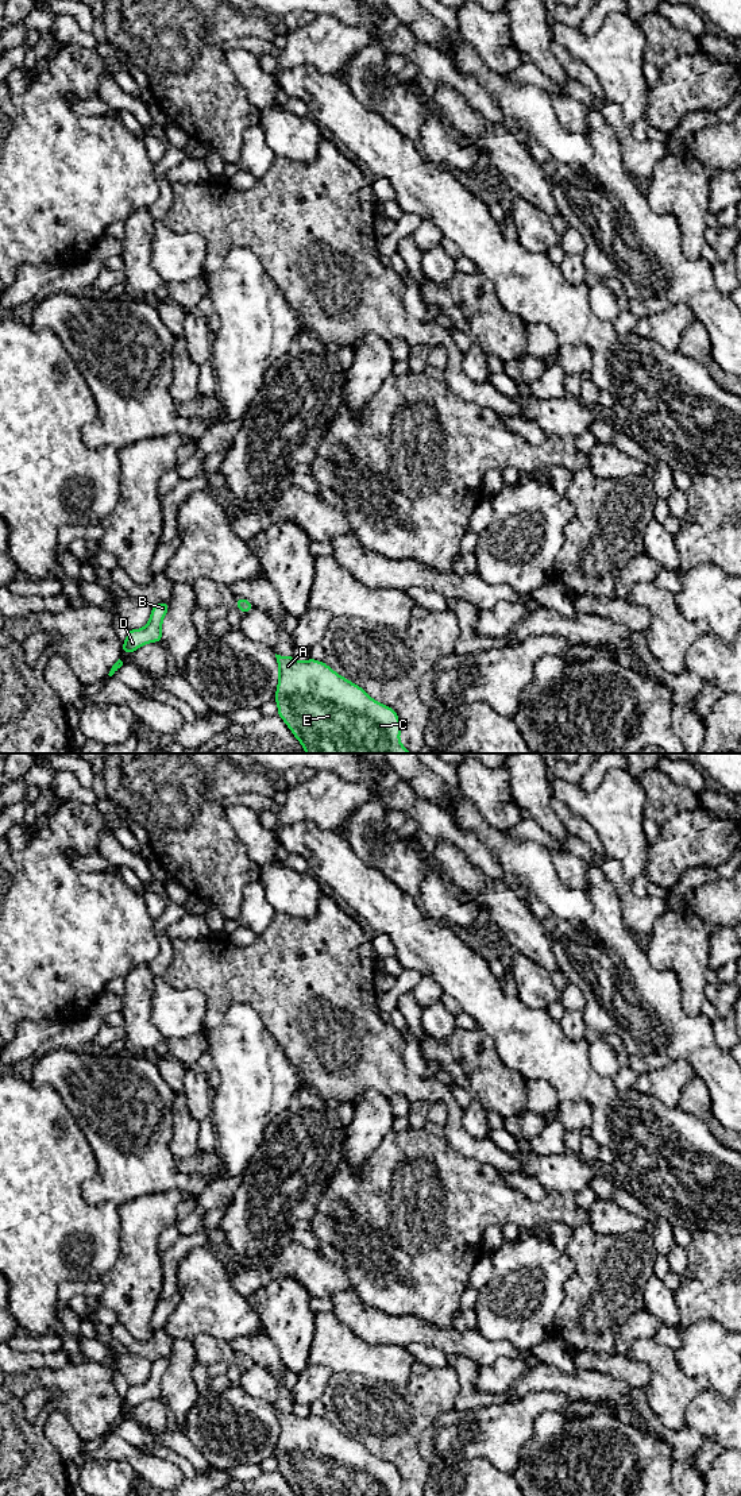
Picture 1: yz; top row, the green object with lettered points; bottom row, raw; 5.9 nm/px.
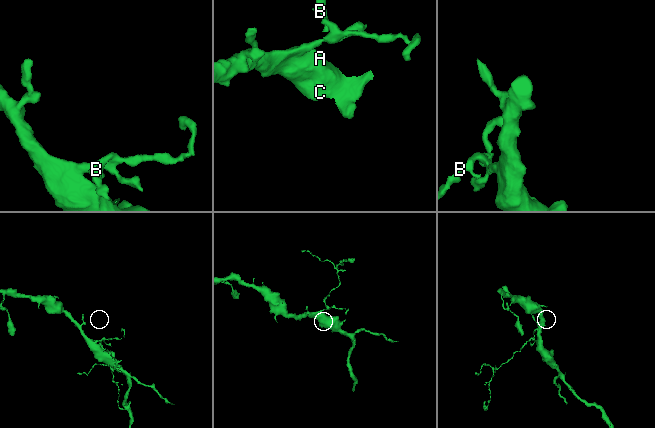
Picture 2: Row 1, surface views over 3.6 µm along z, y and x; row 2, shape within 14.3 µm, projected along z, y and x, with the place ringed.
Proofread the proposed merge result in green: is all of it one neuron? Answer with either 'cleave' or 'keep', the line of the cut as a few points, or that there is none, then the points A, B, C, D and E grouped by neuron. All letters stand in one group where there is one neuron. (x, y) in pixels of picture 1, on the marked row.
keep; no cut; A B C D E

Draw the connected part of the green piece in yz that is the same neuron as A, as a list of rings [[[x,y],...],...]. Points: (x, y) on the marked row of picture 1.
[[[277,655],[278,716],[301,743],[306,753],[412,753],[400,741],[402,729],[397,713],[373,699],[360,686],[350,682],[323,662],[300,662]]]

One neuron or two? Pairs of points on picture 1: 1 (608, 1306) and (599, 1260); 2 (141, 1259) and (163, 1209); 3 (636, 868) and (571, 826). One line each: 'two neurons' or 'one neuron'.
1: one neuron
2: one neuron
3: two neurons

